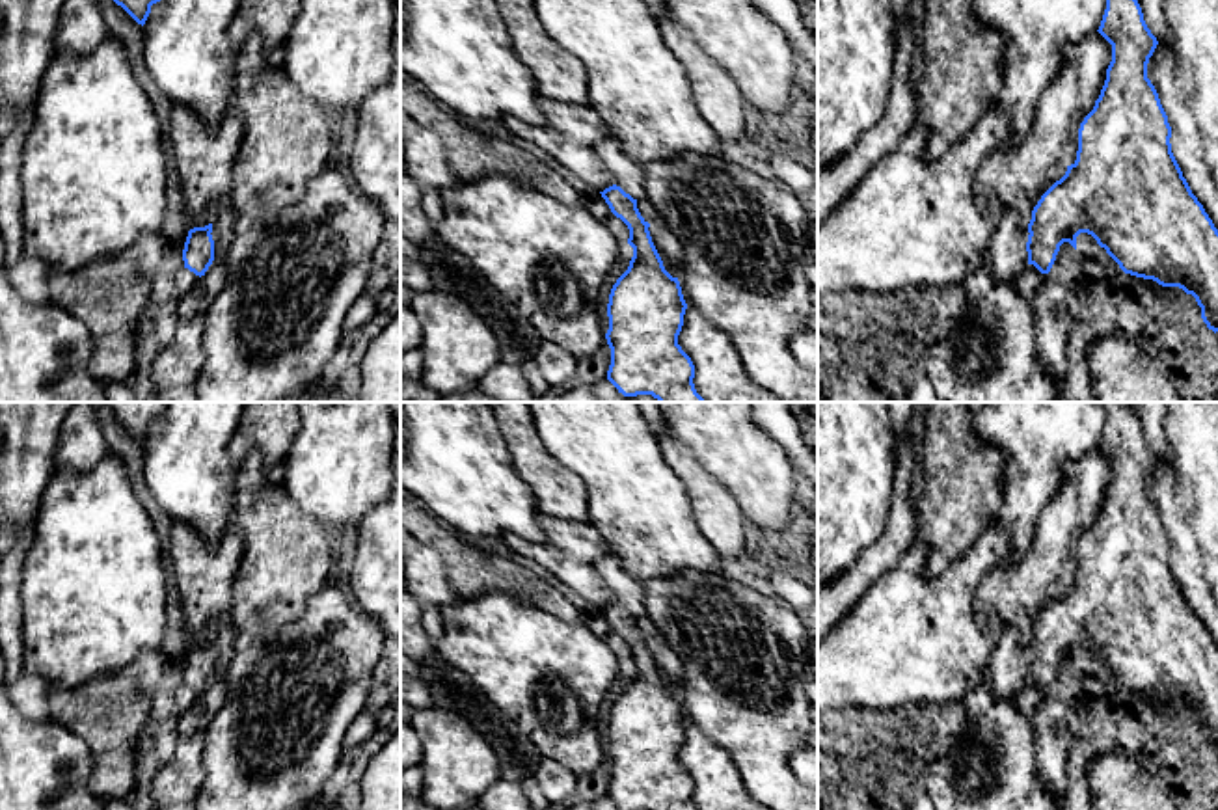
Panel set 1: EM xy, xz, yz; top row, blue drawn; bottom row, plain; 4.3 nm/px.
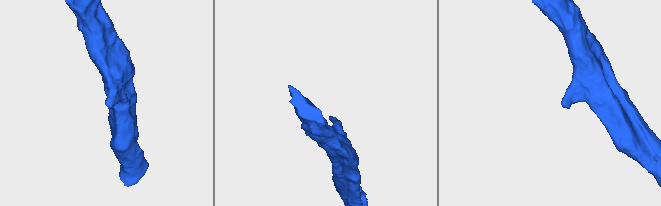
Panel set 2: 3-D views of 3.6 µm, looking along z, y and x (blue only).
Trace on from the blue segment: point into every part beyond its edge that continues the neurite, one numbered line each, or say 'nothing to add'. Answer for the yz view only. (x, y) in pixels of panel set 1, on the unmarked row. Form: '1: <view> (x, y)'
1: yz (1006, 674)

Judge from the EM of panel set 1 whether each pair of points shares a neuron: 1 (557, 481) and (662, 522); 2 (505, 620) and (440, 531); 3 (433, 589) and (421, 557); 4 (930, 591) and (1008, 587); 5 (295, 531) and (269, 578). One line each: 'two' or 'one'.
1: two
2: two
3: one
4: two
5: one

